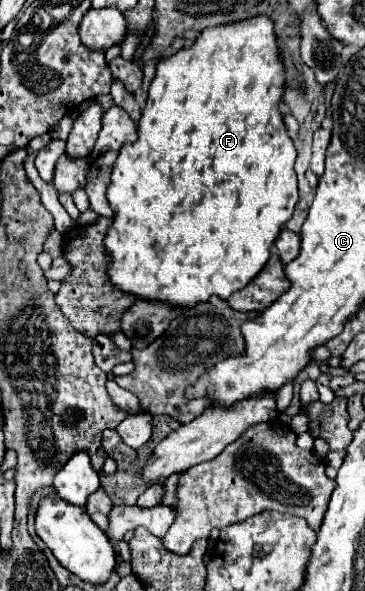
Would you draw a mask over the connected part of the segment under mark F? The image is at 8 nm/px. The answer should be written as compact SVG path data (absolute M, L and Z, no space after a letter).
M256 16L236 24L208 28L198 36L198 40L190 48L184 48L158 64L156 78L150 84L148 102L138 122L138 140L132 144L124 144L120 148L118 158L112 166L110 186L106 190L106 198L110 202L110 208L114 210L112 224L104 238L104 248L112 258L106 276L110 284L114 284L114 288L130 292L140 300L158 300L172 308L192 308L194 304L210 300L210 296L226 300L232 292L242 290L266 266L272 242L282 232L282 226L290 220L294 206L298 202L298 186L294 172L296 148L286 132L282 114L278 110L278 104L282 100L282 88L284 88L284 66L278 56L274 24L266 16Z

